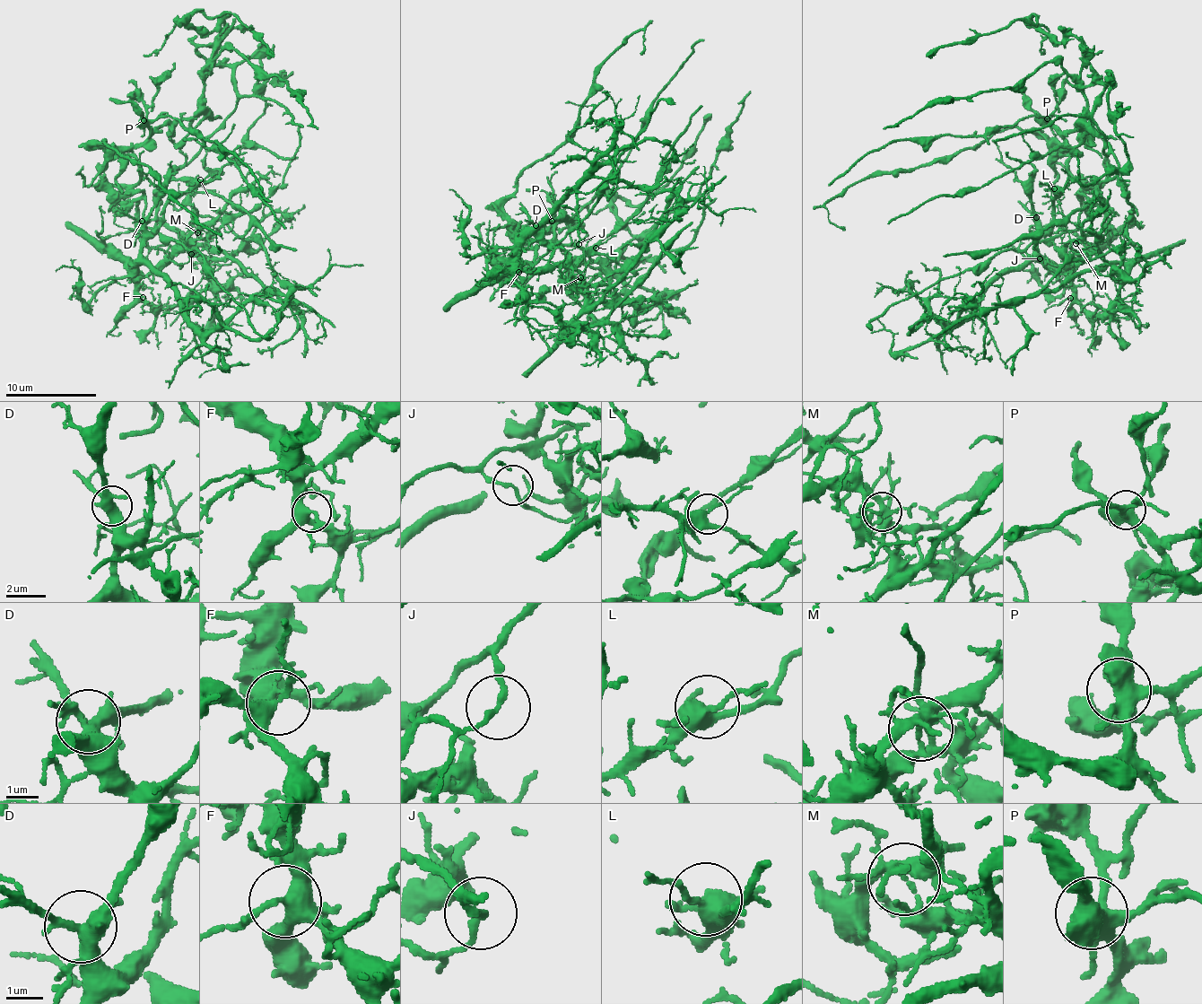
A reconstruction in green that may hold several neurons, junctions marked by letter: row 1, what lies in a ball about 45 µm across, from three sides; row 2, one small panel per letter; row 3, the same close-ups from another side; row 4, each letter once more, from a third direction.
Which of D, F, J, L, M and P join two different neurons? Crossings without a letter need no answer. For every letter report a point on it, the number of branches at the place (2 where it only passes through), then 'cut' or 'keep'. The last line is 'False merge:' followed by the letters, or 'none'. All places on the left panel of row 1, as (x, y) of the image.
D: at (142, 221); 5 branches meet; keep
F: at (143, 297); 5 branches meet; keep
J: at (191, 254); 2 branches meet; cut
L: at (200, 179); 5 branches meet; keep
M: at (197, 232); 8 branches meet; cut
P: at (143, 120); 6 branches meet; keep
False merge: J, M

